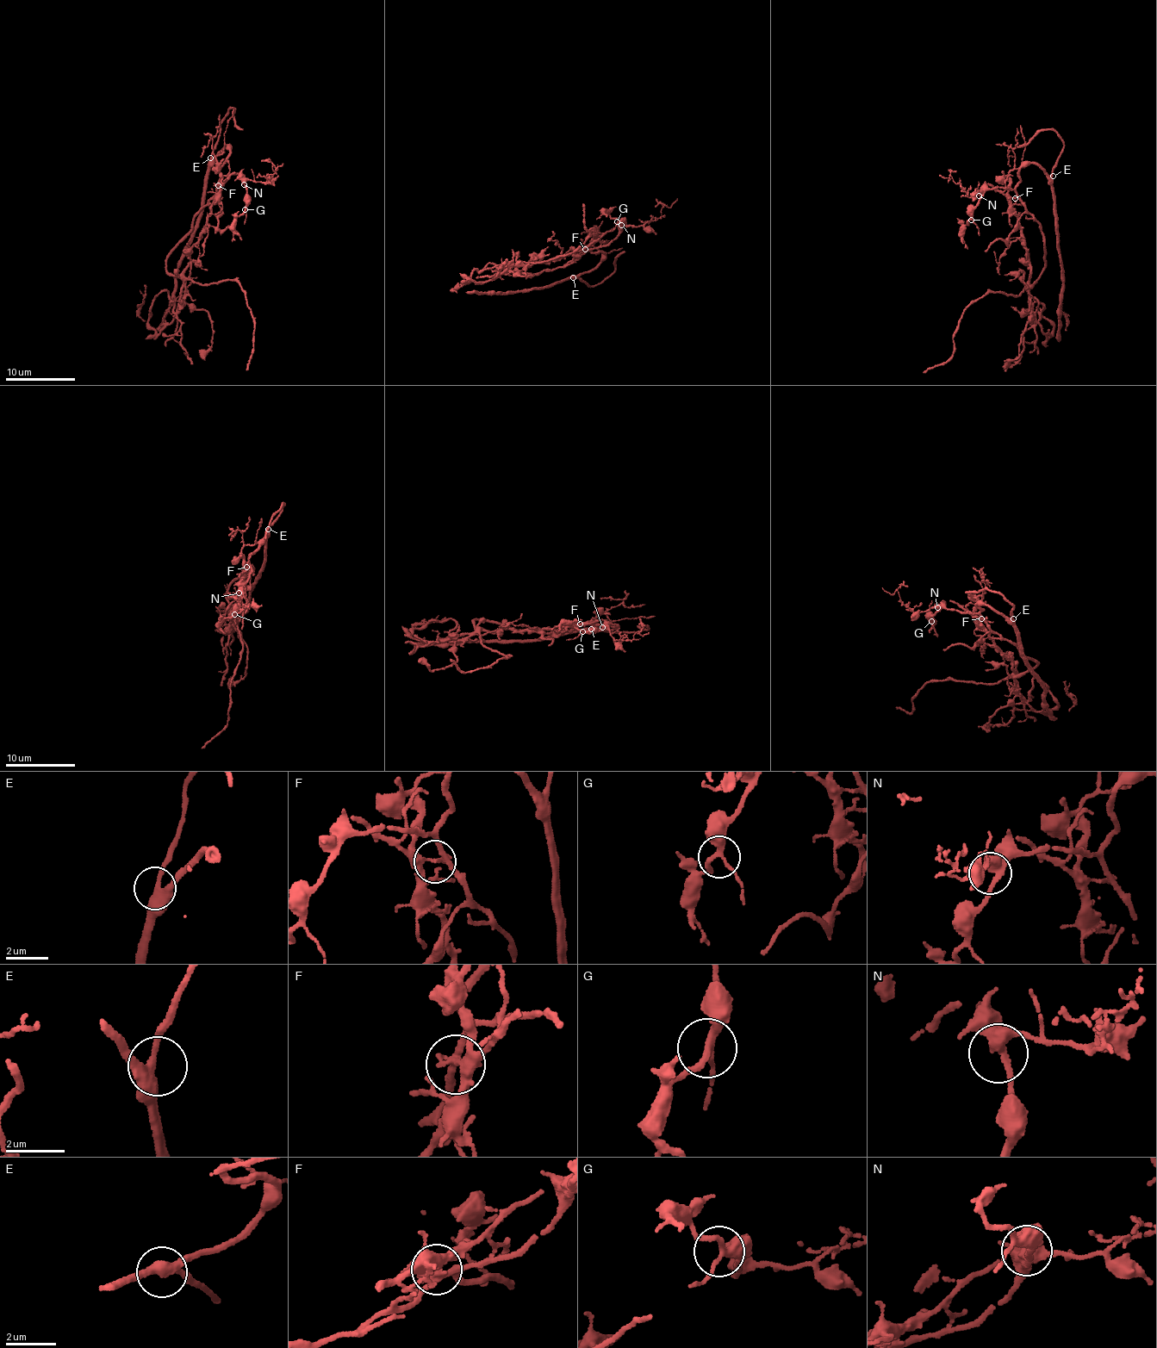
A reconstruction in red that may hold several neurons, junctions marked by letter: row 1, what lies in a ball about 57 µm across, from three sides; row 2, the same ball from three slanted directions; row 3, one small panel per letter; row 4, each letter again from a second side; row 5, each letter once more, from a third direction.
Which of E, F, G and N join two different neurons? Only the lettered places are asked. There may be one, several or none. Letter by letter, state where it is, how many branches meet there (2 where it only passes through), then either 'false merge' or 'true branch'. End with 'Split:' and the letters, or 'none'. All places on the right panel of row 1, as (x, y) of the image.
E: place (1053, 176); branches 3; true branch
F: place (1015, 198); branches 4; false merge
G: place (971, 220); branches 3; true branch
N: place (979, 195); branches 3; true branch
Split: F

